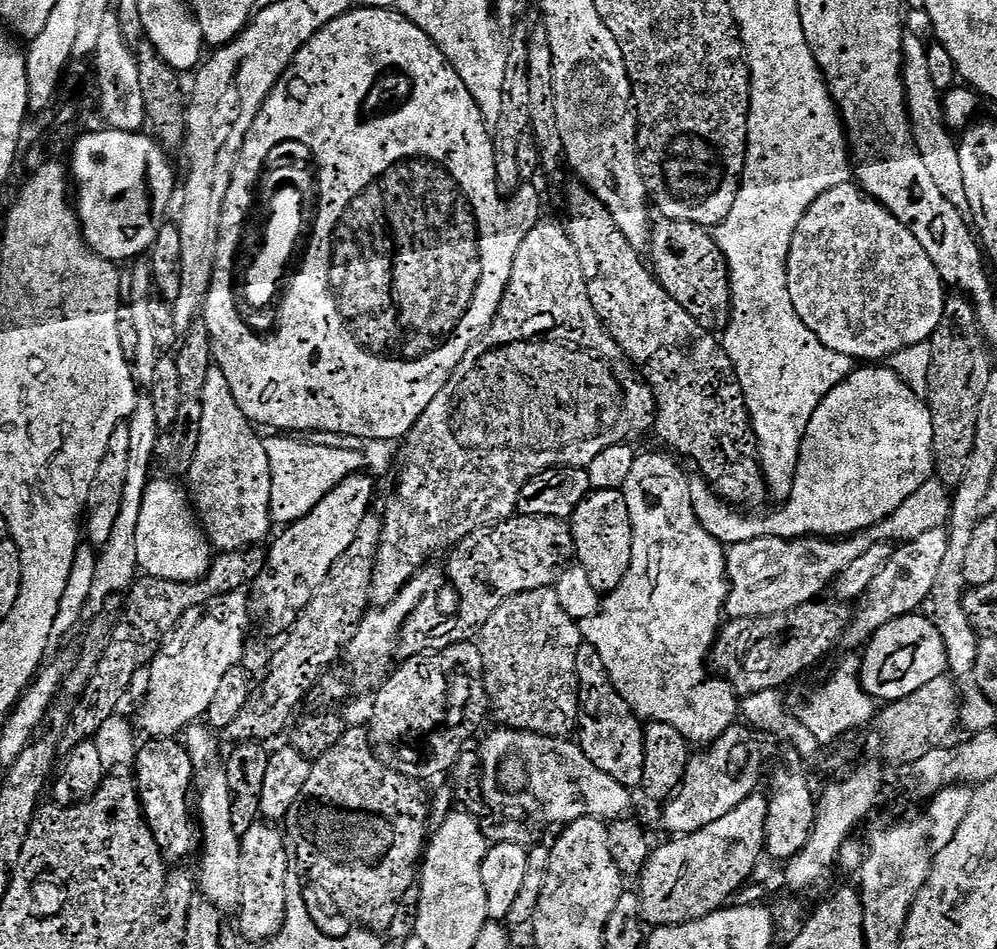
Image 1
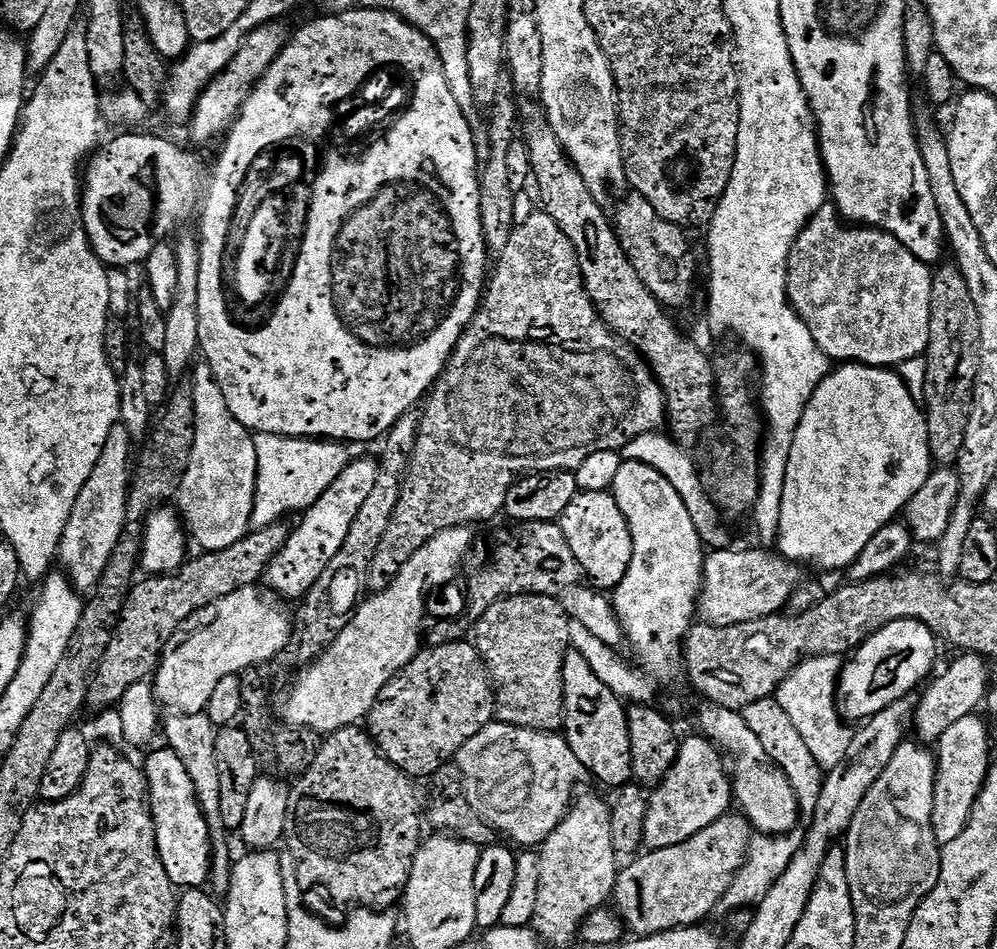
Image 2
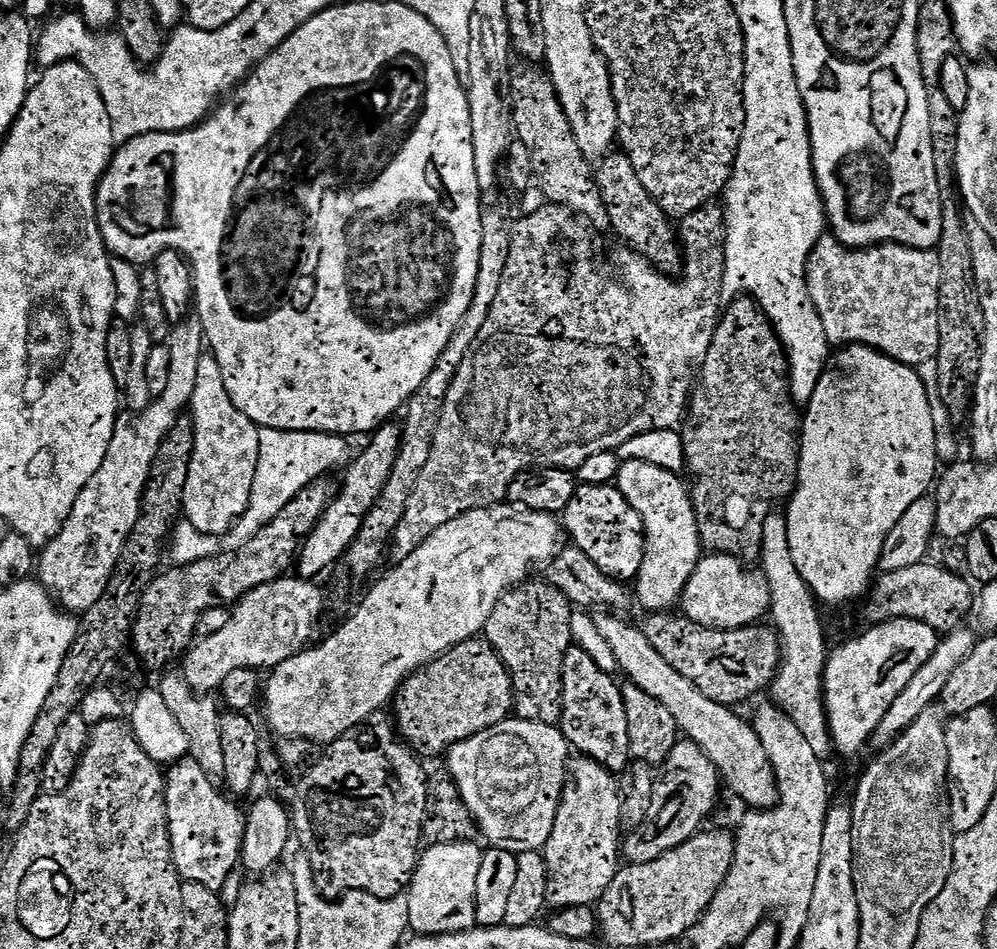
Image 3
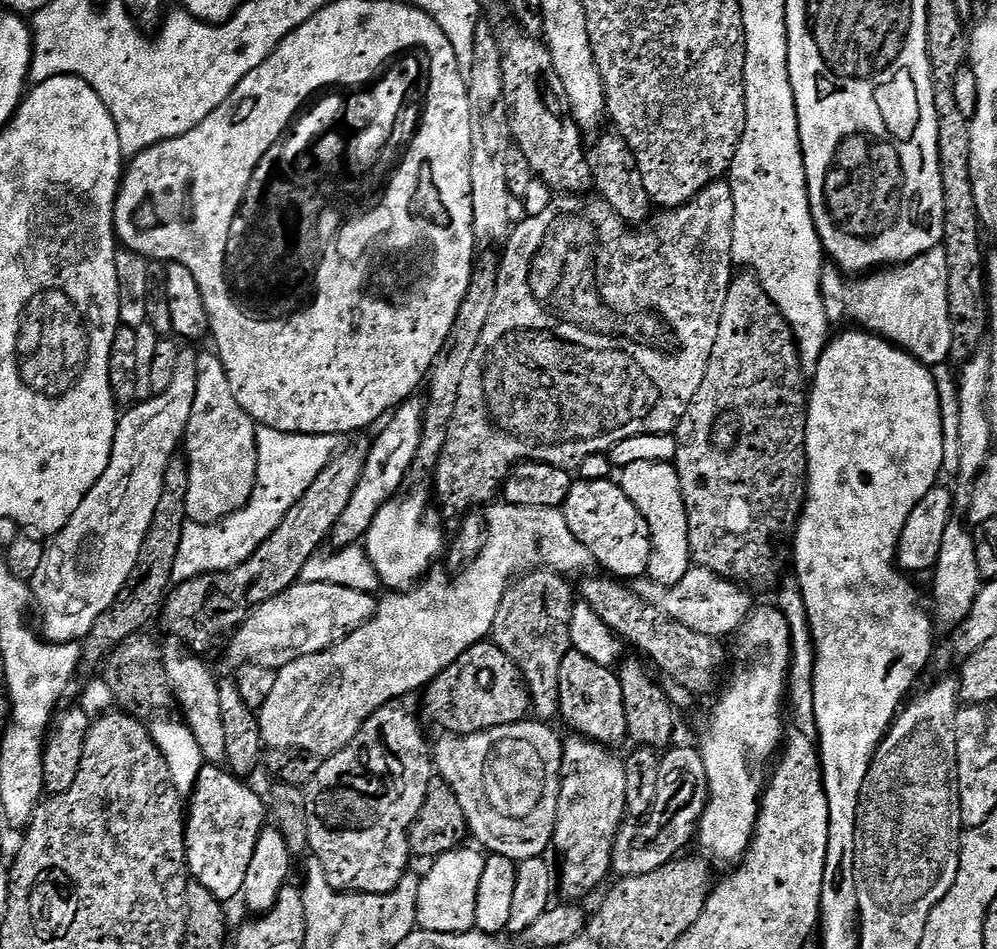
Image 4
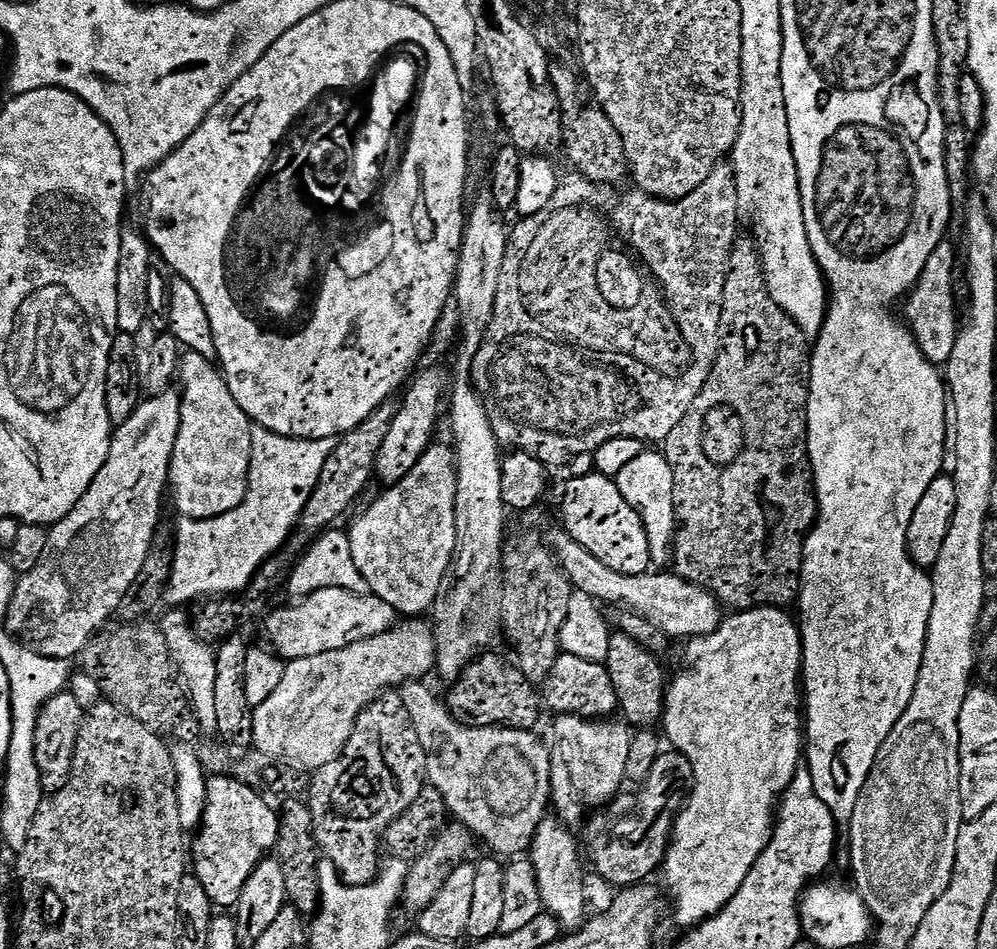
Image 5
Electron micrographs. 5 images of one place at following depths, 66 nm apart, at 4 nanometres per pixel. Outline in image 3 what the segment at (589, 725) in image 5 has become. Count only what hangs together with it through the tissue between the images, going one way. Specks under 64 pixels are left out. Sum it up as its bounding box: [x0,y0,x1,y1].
[542,755,621,910]

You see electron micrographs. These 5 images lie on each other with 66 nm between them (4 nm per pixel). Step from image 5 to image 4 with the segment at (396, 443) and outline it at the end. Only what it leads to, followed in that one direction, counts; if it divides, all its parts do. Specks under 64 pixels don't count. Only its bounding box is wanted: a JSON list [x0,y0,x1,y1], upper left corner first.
[330,398,424,549]

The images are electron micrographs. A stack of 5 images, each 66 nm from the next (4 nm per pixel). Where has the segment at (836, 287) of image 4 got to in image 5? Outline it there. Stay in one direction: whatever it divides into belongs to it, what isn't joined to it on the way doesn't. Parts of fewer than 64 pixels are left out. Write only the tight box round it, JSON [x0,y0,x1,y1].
[905,240,960,366]

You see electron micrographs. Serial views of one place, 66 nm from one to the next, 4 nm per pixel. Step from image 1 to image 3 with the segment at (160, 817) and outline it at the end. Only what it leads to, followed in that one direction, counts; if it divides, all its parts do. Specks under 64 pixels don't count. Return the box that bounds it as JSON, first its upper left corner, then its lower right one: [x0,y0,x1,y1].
[164,758,246,890]

